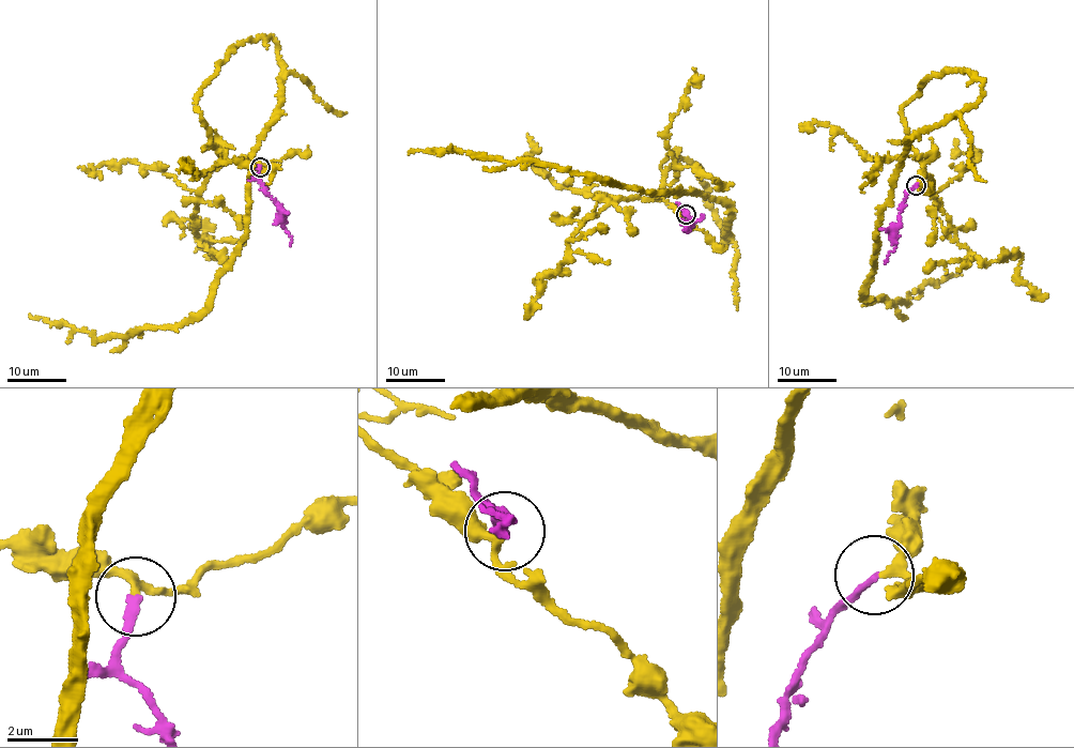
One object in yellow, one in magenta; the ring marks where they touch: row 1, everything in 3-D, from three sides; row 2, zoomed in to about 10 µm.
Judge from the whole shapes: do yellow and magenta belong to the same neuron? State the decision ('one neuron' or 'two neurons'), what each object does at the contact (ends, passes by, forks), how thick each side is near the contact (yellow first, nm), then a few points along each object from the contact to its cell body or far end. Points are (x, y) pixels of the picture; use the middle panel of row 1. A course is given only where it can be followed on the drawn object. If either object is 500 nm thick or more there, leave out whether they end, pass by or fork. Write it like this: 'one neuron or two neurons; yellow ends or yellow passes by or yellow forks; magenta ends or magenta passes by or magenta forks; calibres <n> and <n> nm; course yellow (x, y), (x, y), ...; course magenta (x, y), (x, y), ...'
one neuron; yellow passes by; magenta ends; calibres 180 and 200 nm; course yellow (687, 215), (659, 194), (677, 149), (720, 246), (732, 214), (697, 192), (408, 153); course magenta (687, 214), (683, 210), (690, 225), (684, 229), (687, 231)

